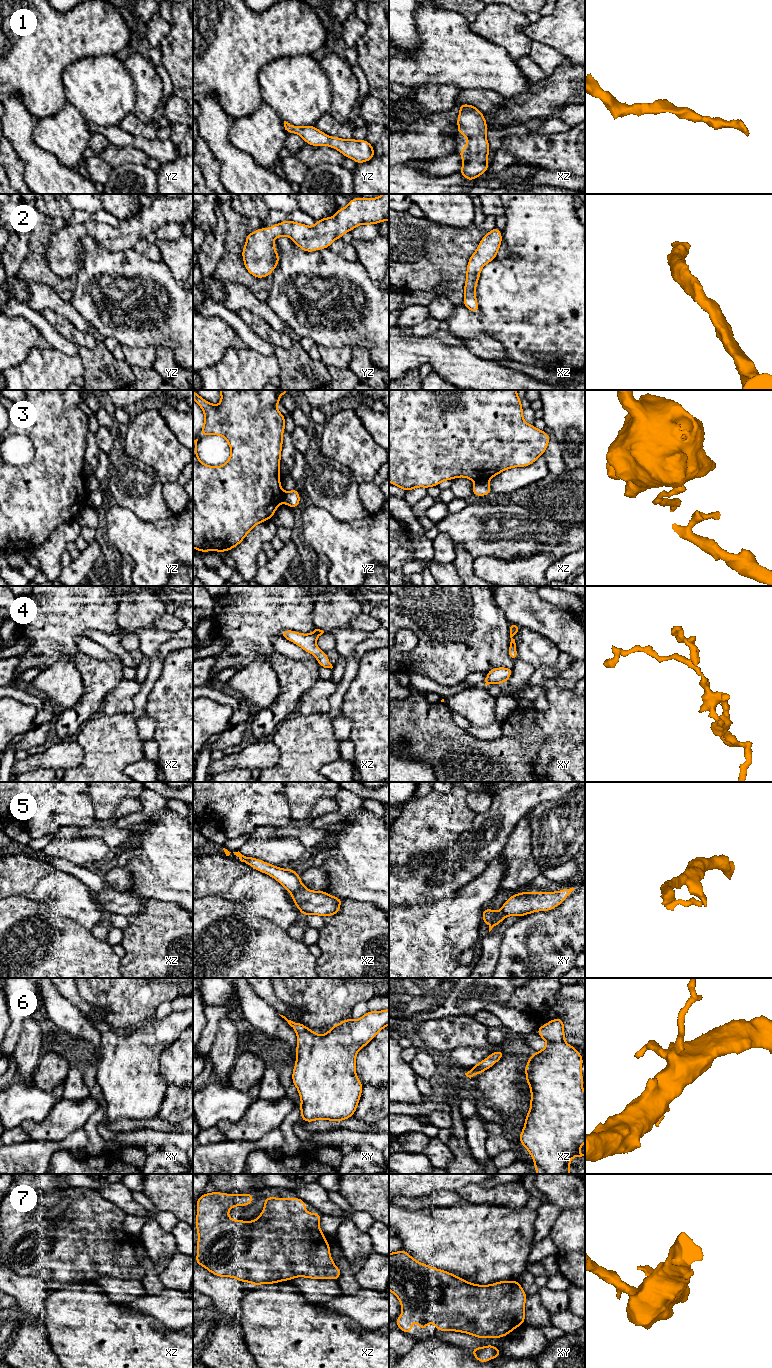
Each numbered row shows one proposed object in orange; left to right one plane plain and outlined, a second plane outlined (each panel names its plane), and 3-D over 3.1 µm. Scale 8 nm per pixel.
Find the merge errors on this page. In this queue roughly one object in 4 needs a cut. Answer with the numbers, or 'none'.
3

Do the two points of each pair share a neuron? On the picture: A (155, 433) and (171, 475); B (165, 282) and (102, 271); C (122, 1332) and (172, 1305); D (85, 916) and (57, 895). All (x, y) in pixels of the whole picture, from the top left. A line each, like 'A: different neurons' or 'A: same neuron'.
A: same neuron
B: same neuron
C: different neurons
D: same neuron

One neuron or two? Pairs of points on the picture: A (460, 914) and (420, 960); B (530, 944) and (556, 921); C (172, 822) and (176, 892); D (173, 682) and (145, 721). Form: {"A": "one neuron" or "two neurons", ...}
{"A": "one neuron", "B": "one neuron", "C": "one neuron", "D": "two neurons"}

